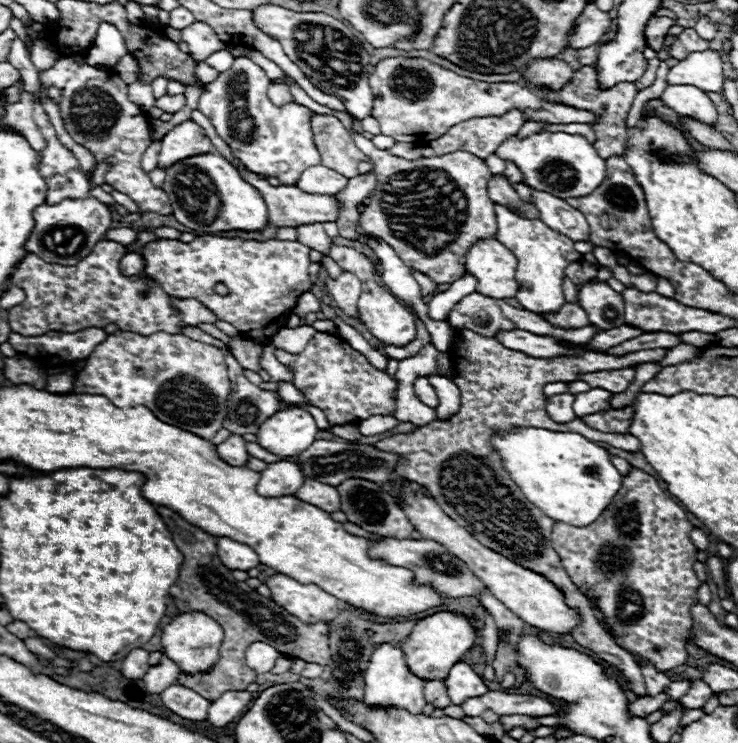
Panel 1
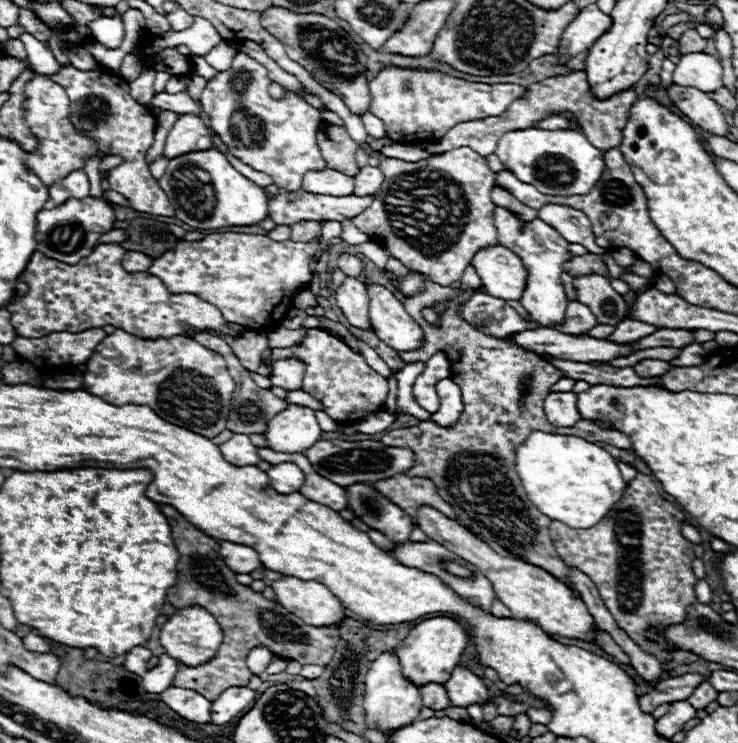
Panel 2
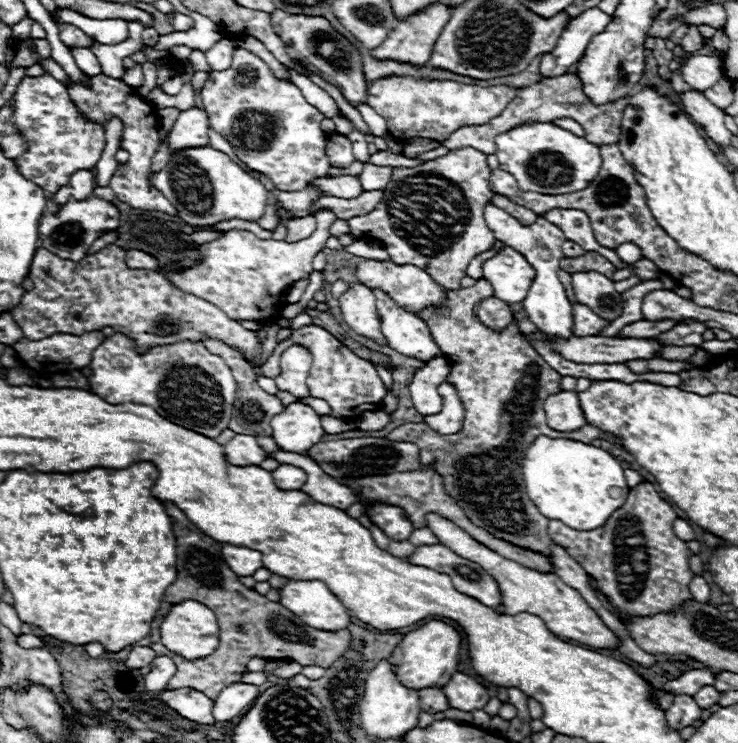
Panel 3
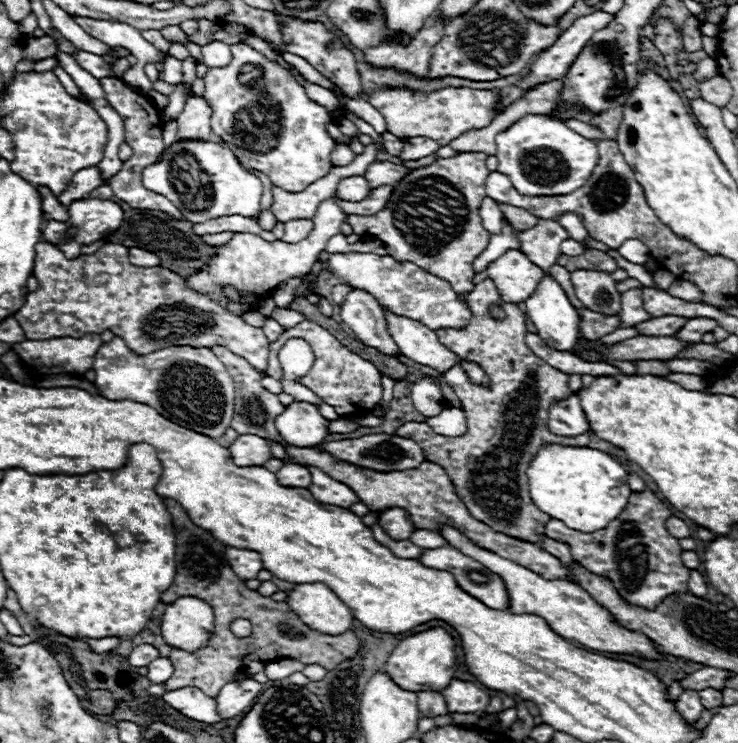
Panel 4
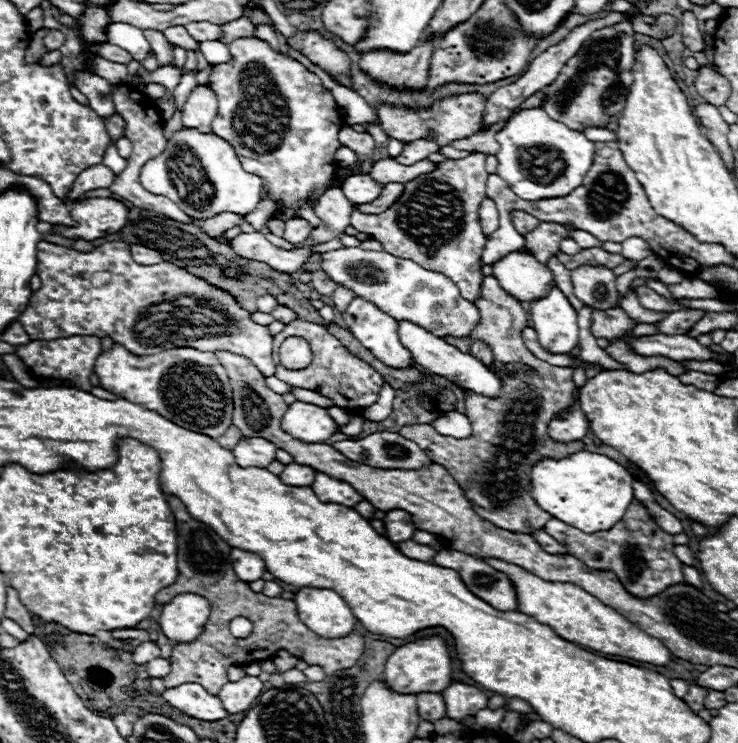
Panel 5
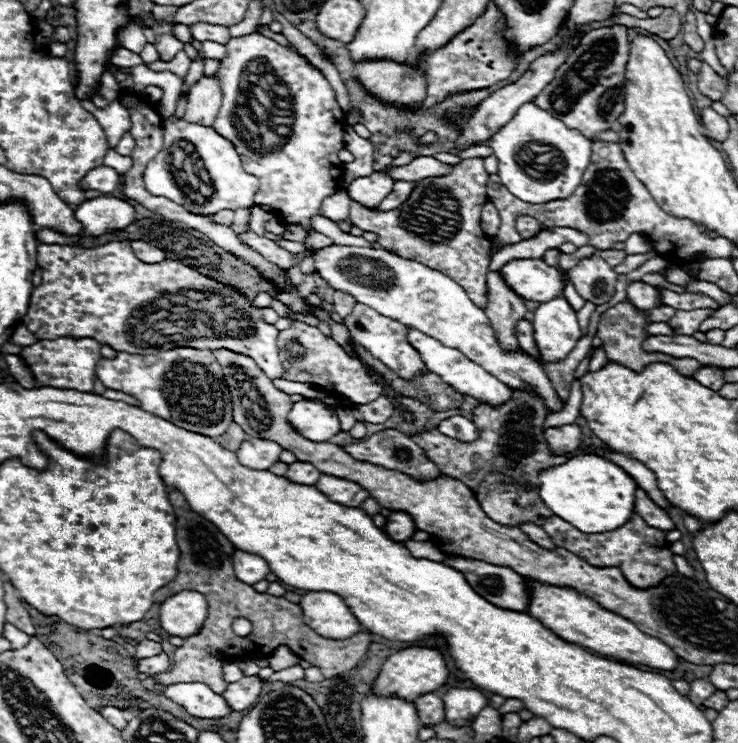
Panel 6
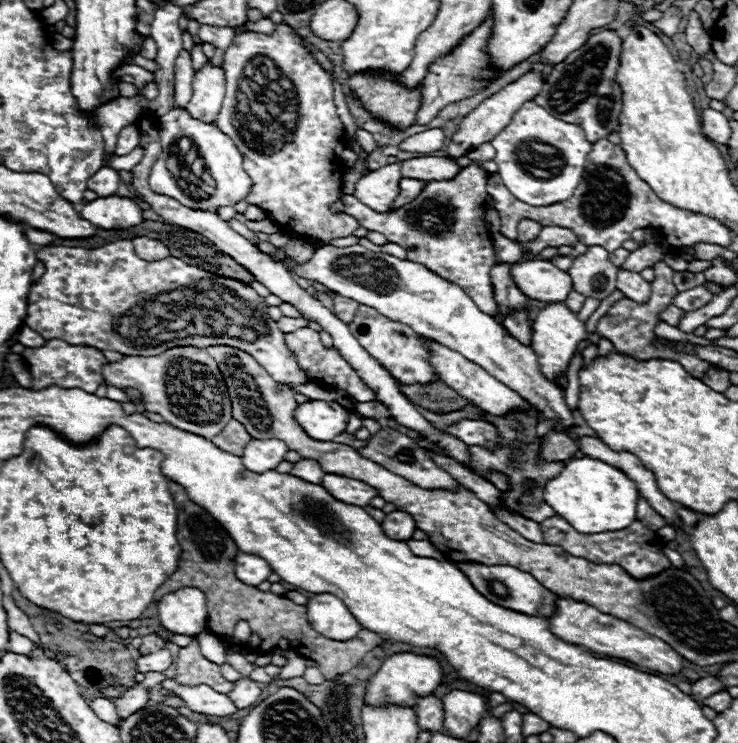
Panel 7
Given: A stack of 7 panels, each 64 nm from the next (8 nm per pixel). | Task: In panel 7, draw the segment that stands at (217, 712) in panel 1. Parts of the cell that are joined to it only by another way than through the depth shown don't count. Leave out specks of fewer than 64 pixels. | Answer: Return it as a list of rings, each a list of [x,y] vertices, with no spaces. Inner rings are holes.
[[[240,678],[238,682],[234,682],[232,692],[228,692],[228,698],[232,700],[232,704],[236,704],[236,708],[248,708],[250,704],[256,704],[258,696],[260,696],[258,682],[250,678]]]

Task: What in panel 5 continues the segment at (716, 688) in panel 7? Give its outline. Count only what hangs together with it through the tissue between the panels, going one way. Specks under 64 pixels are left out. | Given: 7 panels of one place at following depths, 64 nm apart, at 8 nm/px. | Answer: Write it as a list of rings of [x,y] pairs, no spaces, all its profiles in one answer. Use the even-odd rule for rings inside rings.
[[[690,686],[688,688],[688,694],[682,698],[686,704],[688,704],[688,708],[692,708],[692,712],[700,712],[702,710],[702,704],[704,704],[704,696],[706,696],[706,688],[700,688],[700,686]]]

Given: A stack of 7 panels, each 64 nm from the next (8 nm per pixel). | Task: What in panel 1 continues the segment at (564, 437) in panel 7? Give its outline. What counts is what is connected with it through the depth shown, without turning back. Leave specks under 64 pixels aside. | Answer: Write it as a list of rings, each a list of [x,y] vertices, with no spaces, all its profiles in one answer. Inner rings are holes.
[[[556,394],[552,398],[548,398],[546,402],[546,412],[554,422],[570,422],[576,418],[576,414],[572,412],[572,404],[574,404],[574,396],[572,394]]]

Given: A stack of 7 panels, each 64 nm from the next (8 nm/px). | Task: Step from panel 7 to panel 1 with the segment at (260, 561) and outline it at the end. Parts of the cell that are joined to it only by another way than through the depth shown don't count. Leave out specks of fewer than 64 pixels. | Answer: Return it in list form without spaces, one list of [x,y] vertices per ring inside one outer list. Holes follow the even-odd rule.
[[[218,538],[218,556],[222,560],[222,564],[230,570],[250,570],[254,566],[258,566],[258,554],[246,546],[246,544],[240,544],[236,540],[230,540],[230,538]]]

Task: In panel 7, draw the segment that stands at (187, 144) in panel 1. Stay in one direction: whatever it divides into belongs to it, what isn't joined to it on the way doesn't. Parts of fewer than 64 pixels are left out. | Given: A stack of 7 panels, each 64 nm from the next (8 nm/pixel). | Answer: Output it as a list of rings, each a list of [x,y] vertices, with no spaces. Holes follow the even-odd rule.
[[[206,64],[200,72],[194,74],[192,98],[186,106],[188,114],[196,116],[196,120],[214,122],[224,100],[224,90],[224,70]]]

